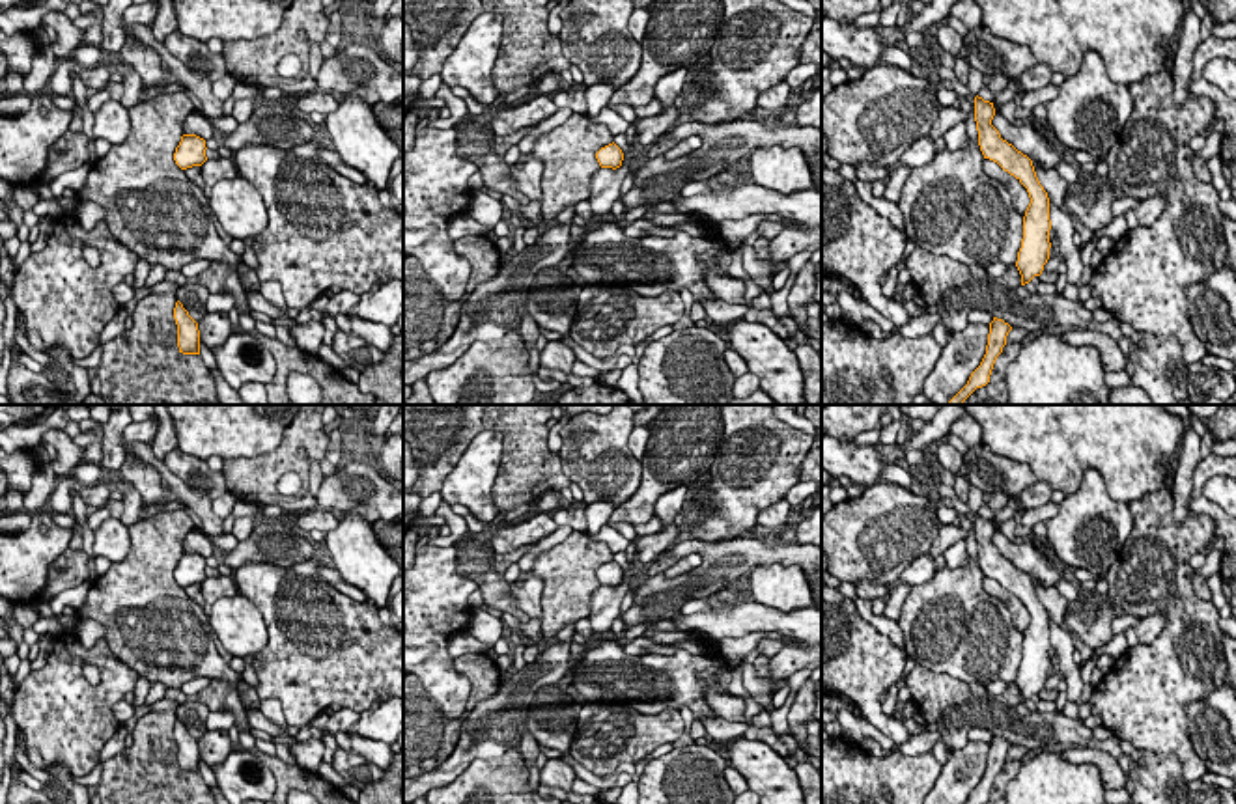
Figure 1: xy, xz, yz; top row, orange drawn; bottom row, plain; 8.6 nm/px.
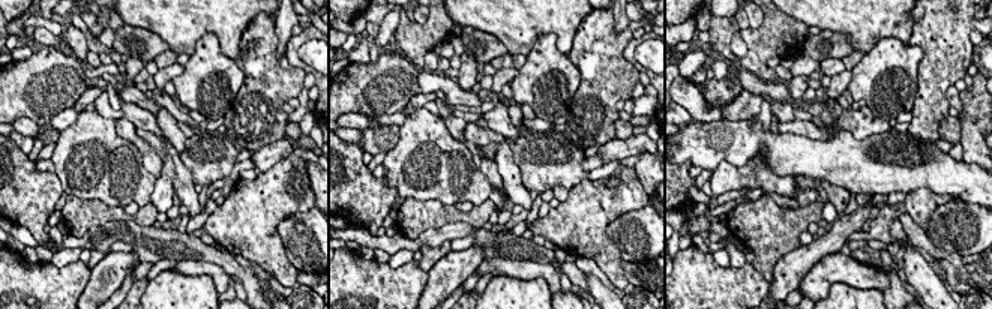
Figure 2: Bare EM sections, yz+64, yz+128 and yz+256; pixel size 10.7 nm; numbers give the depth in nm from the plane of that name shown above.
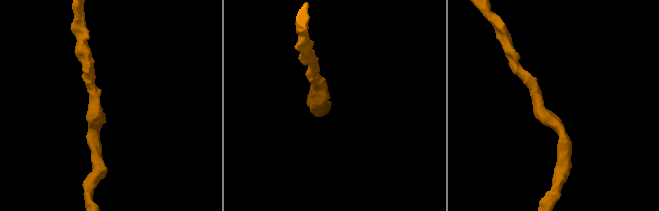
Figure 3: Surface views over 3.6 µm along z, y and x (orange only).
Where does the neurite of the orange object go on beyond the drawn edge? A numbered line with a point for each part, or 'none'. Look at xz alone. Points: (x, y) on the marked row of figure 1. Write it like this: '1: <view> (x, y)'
none

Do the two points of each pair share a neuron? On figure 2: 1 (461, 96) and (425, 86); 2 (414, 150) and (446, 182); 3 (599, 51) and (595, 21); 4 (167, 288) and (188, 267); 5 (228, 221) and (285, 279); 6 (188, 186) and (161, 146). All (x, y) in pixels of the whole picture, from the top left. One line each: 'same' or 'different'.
1: same
2: same
3: same
4: different
5: same
6: same

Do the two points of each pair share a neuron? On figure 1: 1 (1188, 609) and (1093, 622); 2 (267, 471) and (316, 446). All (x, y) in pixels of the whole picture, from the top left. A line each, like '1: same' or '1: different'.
1: different
2: same

